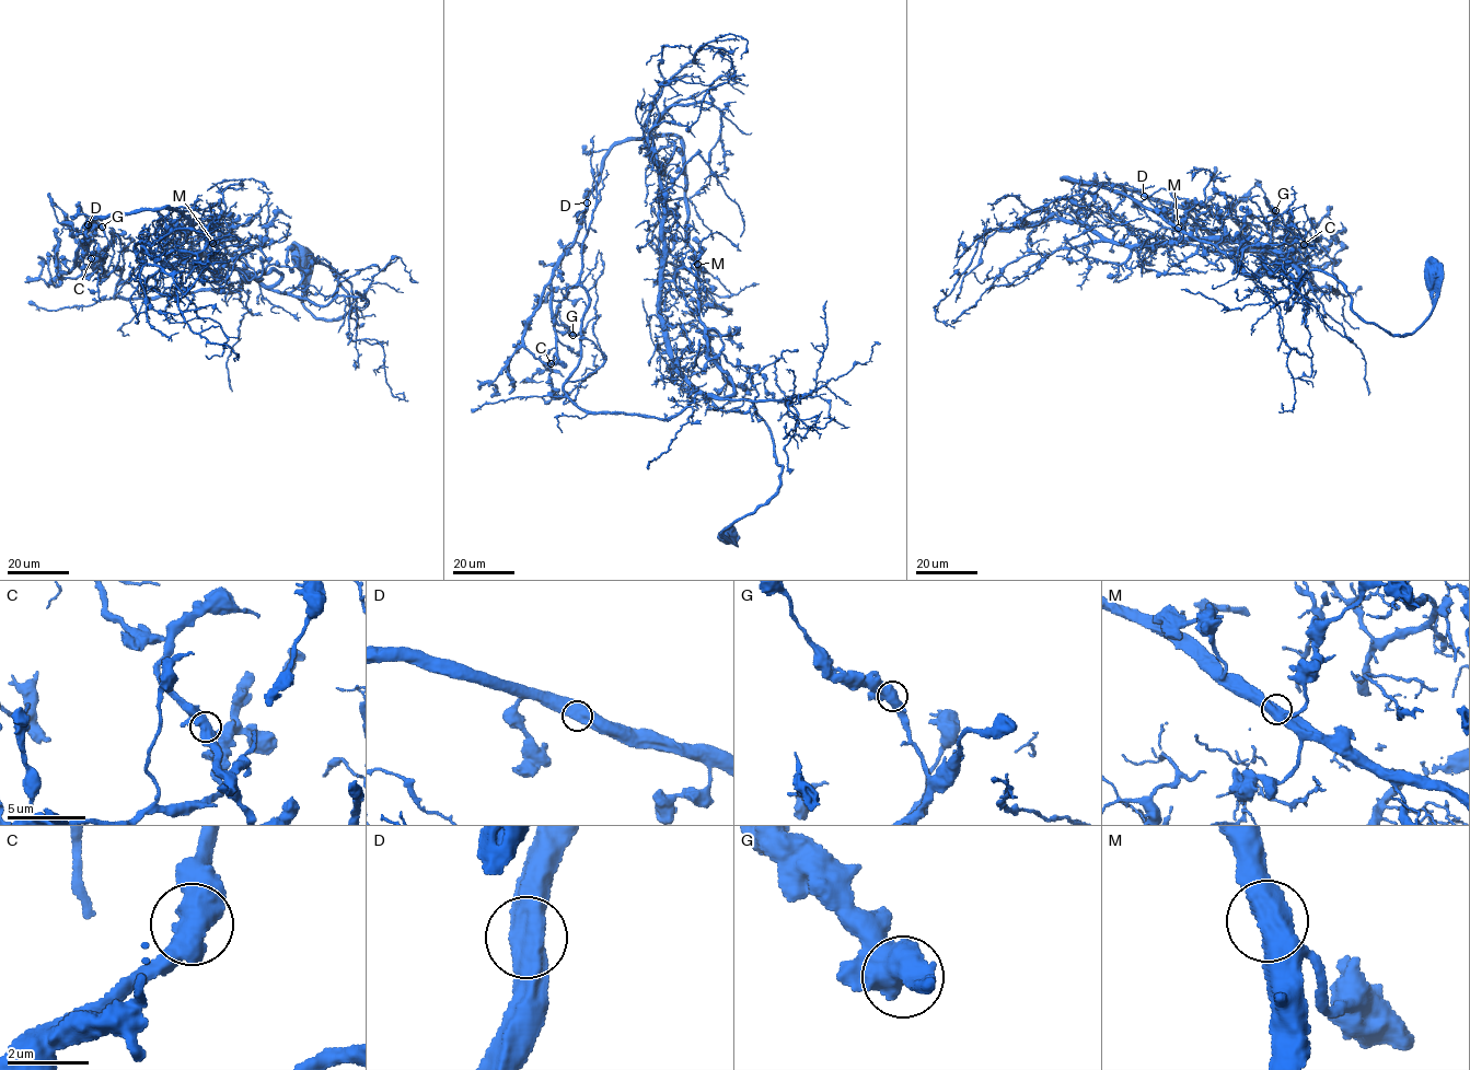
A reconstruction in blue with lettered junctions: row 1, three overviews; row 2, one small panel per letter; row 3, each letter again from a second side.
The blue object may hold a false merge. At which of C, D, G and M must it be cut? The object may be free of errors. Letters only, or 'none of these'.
none of these

